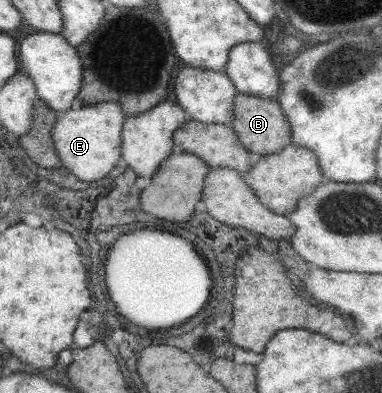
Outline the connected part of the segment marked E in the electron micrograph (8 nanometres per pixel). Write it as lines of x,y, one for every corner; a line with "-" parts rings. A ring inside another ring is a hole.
101,102
92,106
77,104
58,113
51,139
62,166
81,180
101,179
107,175
121,157
121,126
125,117
115,102

